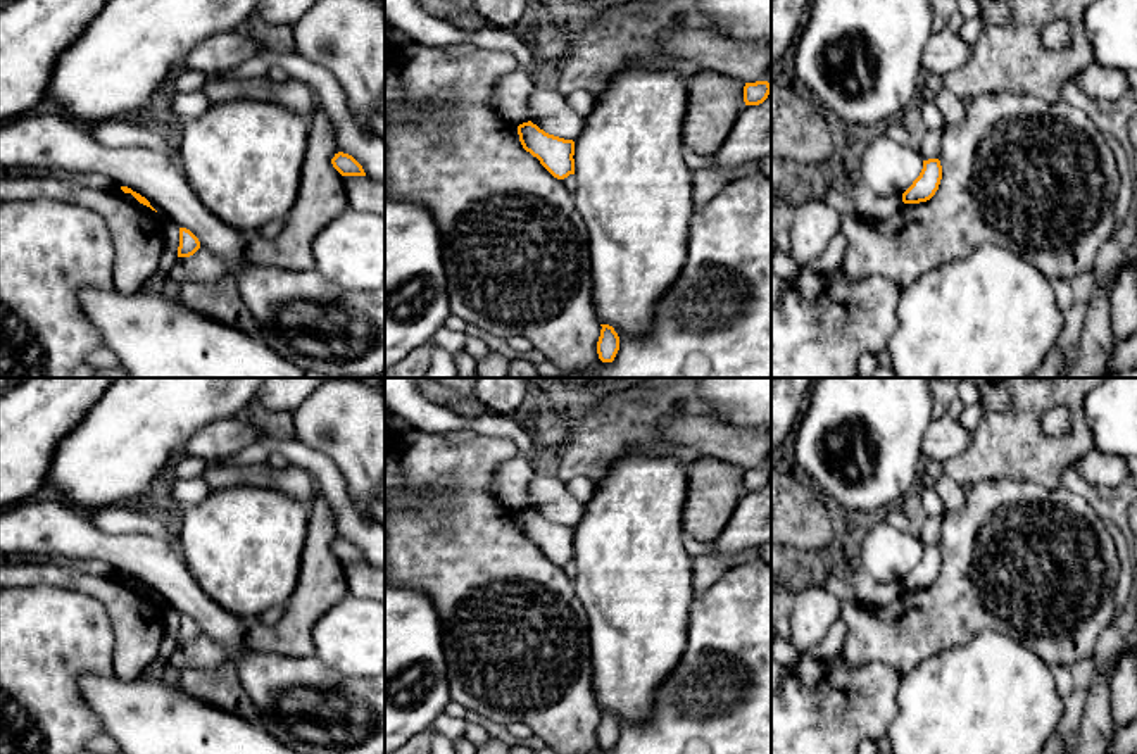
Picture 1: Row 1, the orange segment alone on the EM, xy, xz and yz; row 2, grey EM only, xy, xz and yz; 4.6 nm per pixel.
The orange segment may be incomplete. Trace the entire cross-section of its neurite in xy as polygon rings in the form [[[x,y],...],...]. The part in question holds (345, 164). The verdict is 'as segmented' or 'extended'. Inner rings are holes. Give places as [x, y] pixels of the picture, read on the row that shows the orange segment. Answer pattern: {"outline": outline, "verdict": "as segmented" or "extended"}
{"outline": [[[335,154],[331,164],[342,176],[366,176],[362,166],[349,154]]], "verdict": "as segmented"}

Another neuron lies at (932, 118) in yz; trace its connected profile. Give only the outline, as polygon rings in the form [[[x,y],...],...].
[[[920,102],[921,119],[928,129],[945,129],[945,121],[933,102]]]

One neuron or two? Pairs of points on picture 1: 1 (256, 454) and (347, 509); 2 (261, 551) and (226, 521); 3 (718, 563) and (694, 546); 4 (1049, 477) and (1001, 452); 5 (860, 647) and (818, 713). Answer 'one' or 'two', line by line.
1: one
2: one
3: two
4: one
5: two

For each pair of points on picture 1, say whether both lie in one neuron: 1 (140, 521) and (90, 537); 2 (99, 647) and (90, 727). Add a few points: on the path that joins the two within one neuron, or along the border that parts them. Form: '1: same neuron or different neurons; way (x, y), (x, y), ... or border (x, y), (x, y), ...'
1: different neurons; border (81, 513), (109, 534), (145, 534)
2: same neuron; way (80, 666), (71, 675), (71, 708)

